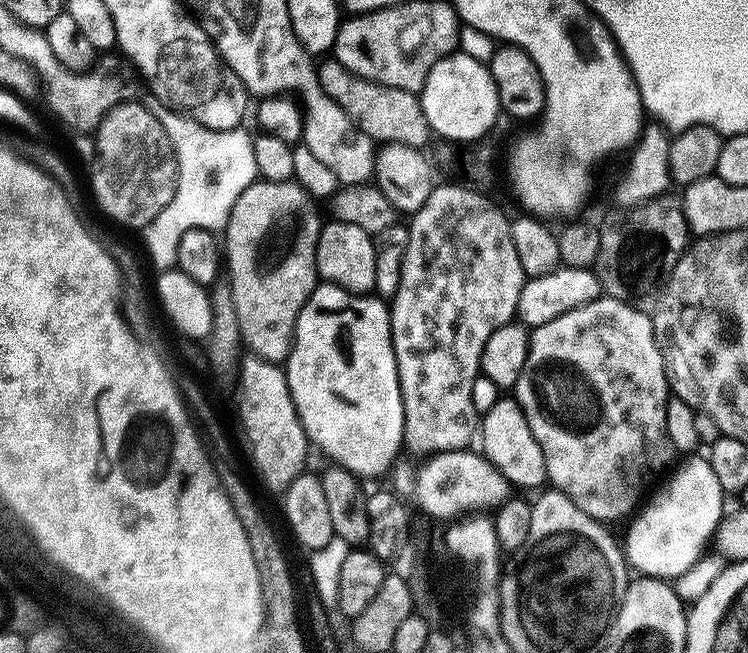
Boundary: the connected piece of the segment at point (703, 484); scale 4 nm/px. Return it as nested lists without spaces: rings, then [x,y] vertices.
[[[696,454],[685,460],[688,461],[676,473],[673,471],[667,477],[668,485],[647,501],[648,508],[646,504],[631,517],[626,560],[635,571],[636,568],[640,571],[637,573],[641,577],[672,582],[686,574],[701,559],[702,544],[713,537],[725,515],[726,494],[718,486],[718,478],[714,478],[707,459]]]

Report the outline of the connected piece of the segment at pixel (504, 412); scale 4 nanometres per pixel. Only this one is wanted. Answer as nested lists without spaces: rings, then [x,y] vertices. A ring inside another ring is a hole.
[[[502,398],[489,412],[482,416],[482,440],[484,436],[483,455],[507,478],[509,485],[520,488],[543,489],[548,480],[546,458],[542,458],[542,446],[534,438],[526,422],[524,412],[515,399]]]

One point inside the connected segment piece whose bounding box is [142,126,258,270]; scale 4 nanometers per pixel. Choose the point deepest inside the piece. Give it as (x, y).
(212, 168)

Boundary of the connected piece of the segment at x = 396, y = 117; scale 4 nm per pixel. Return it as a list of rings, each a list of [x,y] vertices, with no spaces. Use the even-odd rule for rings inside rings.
[[[324,58],[319,61],[316,73],[322,90],[352,119],[355,131],[363,132],[373,142],[390,144],[405,144],[411,148],[423,149],[428,136],[433,135],[433,130],[426,122],[426,114],[420,105],[417,93],[398,90],[394,86],[382,86],[373,80],[356,76],[342,62],[335,58]]]

